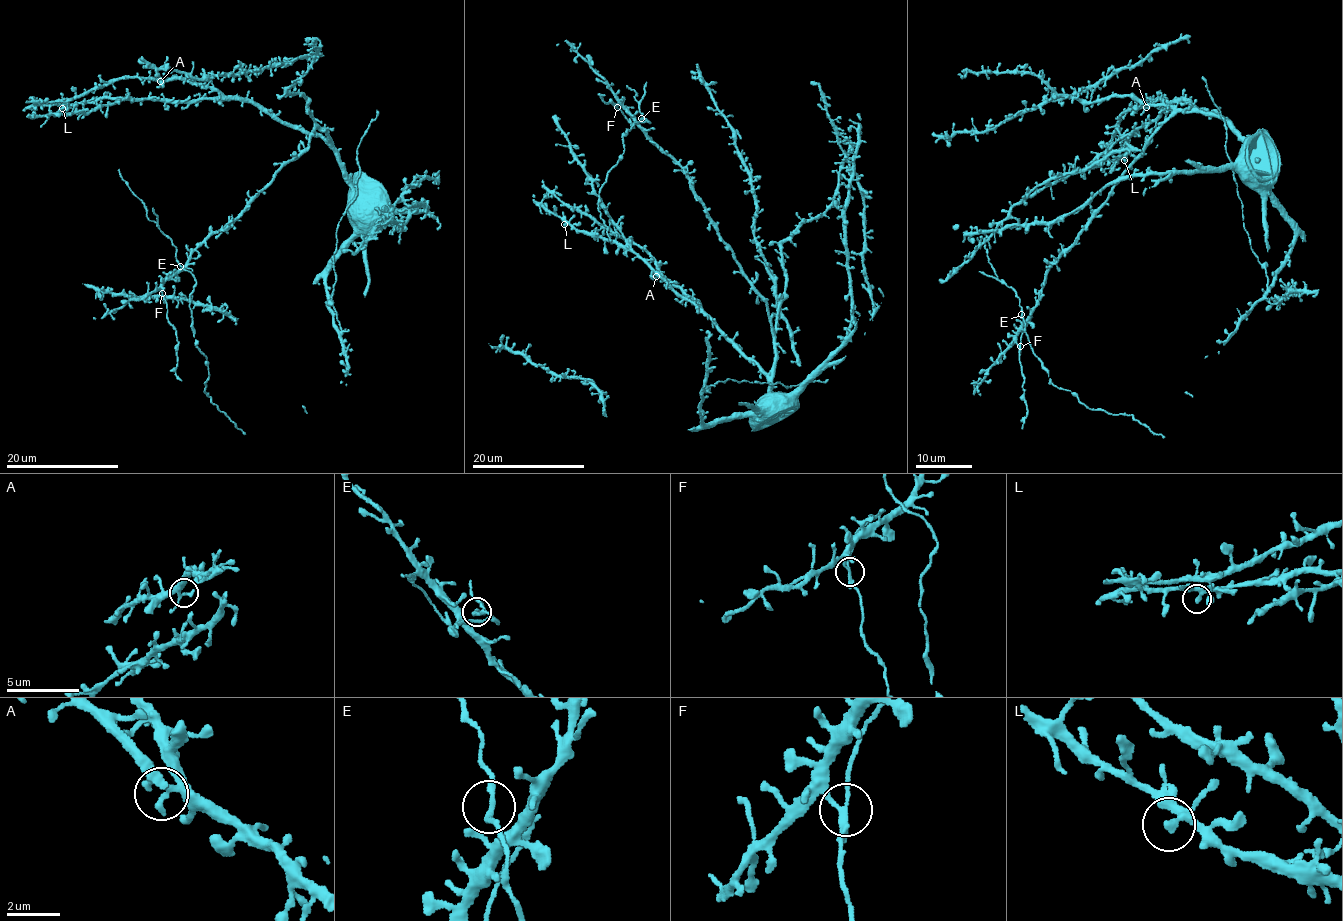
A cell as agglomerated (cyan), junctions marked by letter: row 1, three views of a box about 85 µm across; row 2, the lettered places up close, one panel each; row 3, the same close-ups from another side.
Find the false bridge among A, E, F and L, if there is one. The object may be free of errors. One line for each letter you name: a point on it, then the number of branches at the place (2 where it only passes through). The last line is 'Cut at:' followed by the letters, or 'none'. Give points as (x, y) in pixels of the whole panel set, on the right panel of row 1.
F: place (1020, 346); branches 3
Cut at: F

